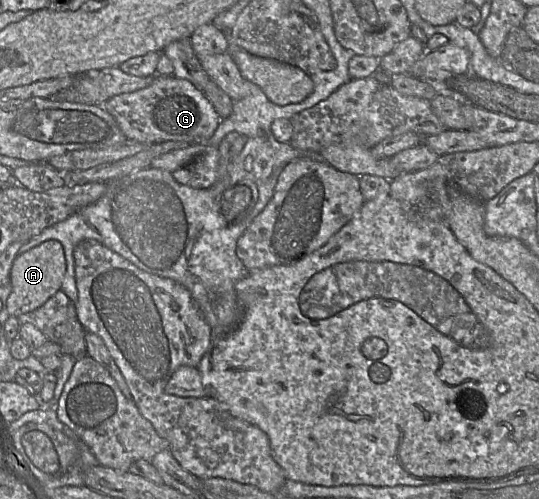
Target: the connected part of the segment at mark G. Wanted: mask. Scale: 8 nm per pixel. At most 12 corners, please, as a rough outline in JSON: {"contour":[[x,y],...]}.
{"contour":[[154,75],[102,106],[147,145],[207,142],[221,118],[192,82]]}

